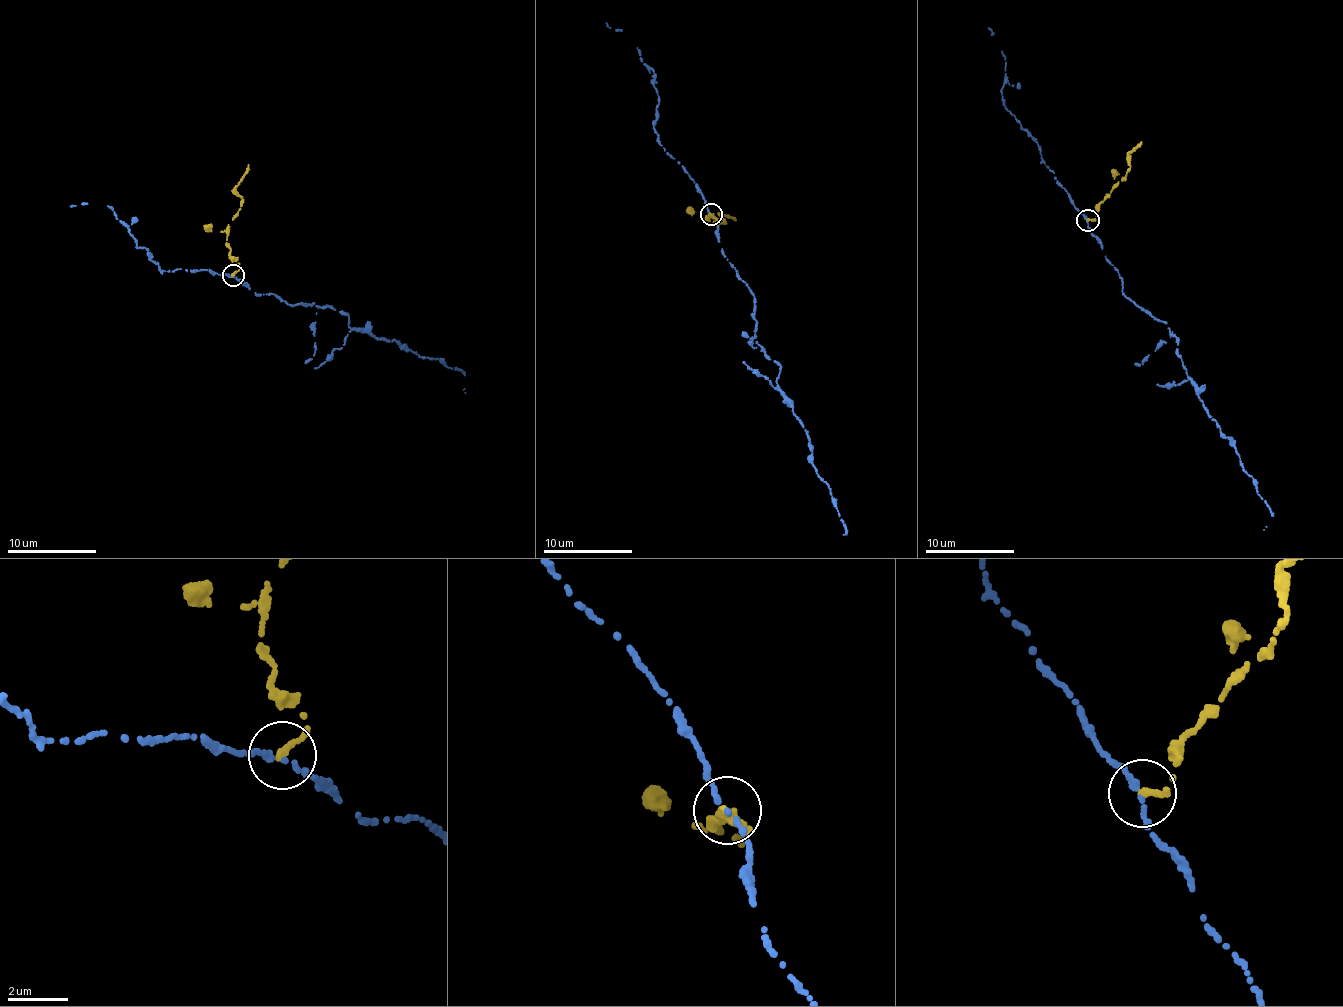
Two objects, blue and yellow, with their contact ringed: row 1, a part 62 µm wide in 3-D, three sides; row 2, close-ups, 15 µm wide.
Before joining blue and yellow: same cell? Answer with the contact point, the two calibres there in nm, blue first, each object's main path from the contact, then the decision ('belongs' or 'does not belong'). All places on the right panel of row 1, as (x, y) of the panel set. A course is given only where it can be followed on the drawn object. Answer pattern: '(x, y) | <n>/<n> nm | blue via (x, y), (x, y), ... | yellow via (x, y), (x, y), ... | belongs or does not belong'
(1087, 220) | 170/220 nm | blue via (1087, 222), (1091, 234), (1115, 268), (1126, 297), (1165, 322), (1175, 337), (1186, 372), (1272, 515), (1263, 529) | yellow via (1087, 220), (1097, 217), (1099, 205), (1126, 176), (1131, 164), (1127, 154), (1141, 142) | does not belong

